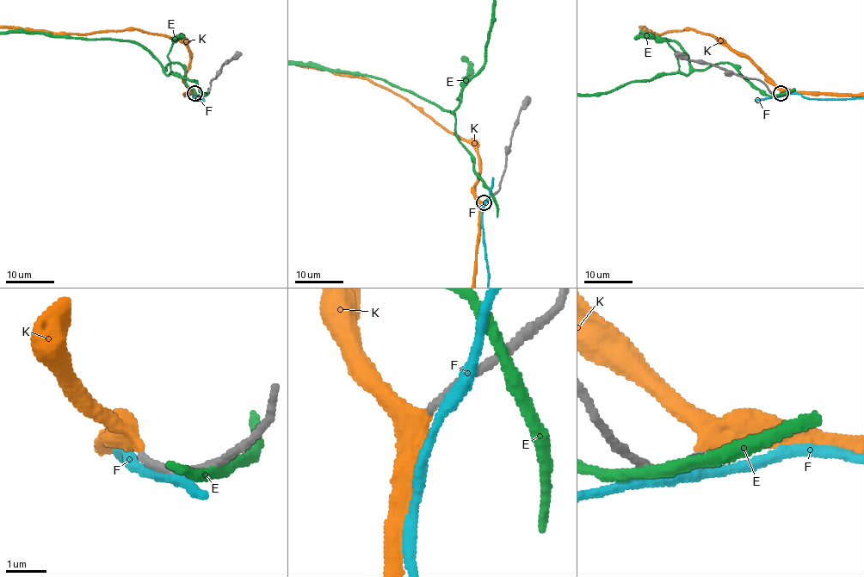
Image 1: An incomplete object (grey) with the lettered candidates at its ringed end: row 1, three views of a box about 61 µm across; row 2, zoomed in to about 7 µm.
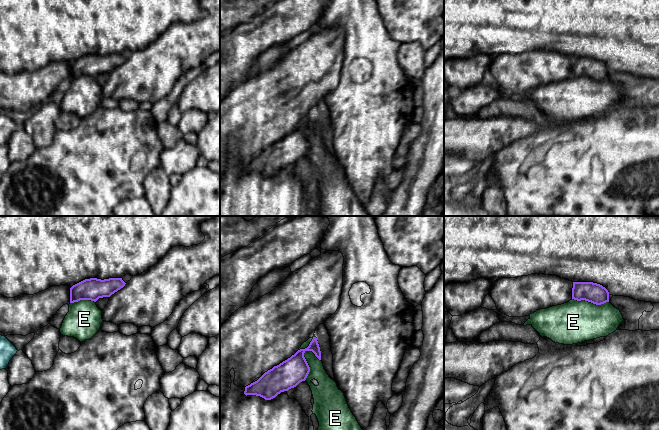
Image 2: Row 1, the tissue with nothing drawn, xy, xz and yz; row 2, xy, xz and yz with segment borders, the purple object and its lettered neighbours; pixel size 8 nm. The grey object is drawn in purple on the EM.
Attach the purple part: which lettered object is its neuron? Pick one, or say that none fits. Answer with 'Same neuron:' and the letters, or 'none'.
Same neuron: K

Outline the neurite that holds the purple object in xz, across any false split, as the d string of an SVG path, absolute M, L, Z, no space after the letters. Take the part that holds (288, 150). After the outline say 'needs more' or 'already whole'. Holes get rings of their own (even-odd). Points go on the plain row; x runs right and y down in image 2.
M313 113L307 124L298 126L290 134L265 148L257 157L246 162L244 170L271 176L281 168L288 167L305 157L310 148L310 143L304 133L306 127L312 127L321 136L317 114Z; already whole

